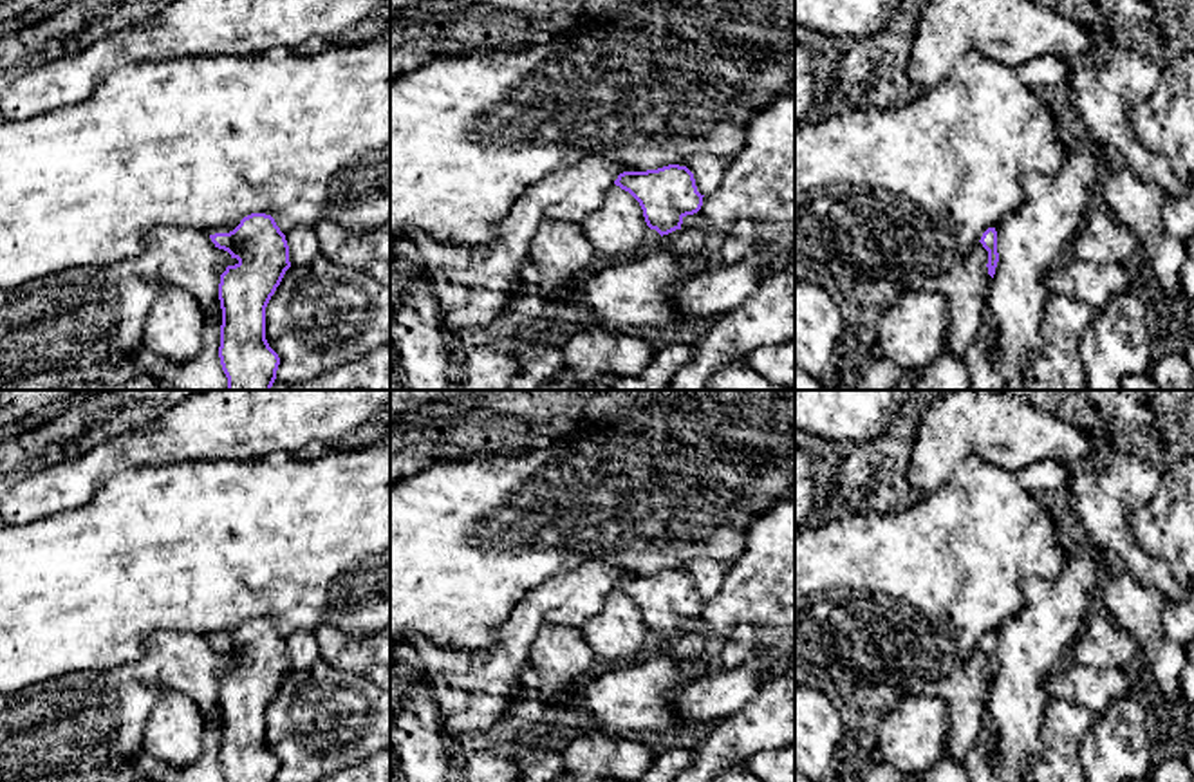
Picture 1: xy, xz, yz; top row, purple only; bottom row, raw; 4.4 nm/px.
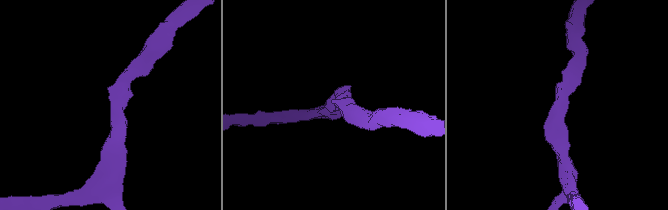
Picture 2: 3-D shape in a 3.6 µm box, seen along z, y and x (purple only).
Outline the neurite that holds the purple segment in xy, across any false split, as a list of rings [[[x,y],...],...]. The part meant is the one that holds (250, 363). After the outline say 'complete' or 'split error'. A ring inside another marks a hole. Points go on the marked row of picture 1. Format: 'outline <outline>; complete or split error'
outline [[[251,213],[233,231],[210,238],[238,260],[219,284],[219,358],[228,390],[271,390],[280,358],[266,340],[266,307],[291,267],[285,235],[271,215]]]; complete

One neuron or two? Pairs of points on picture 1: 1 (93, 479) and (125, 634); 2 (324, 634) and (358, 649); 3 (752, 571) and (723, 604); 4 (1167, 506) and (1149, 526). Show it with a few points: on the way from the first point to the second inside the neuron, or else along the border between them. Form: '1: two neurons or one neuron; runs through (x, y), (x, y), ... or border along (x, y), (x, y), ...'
1: two neurons; border along (132, 468), (112, 475), (83, 504), (58, 512)
2: one neuron; runs through (333, 643), (338, 649), (349, 649)
3: one neuron; runs through (748, 578), (730, 596)
4: one neuron; runs through (1164, 512), (1155, 521)

